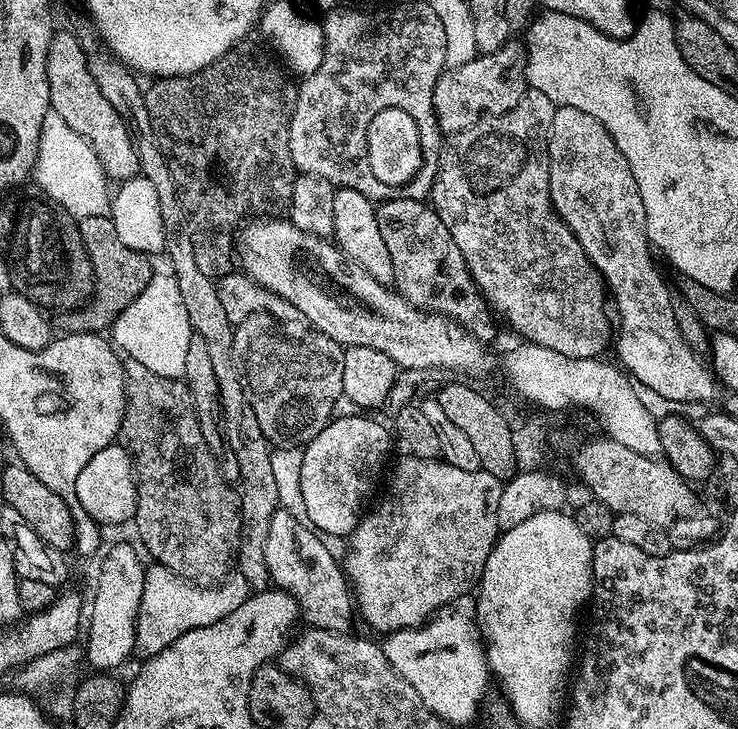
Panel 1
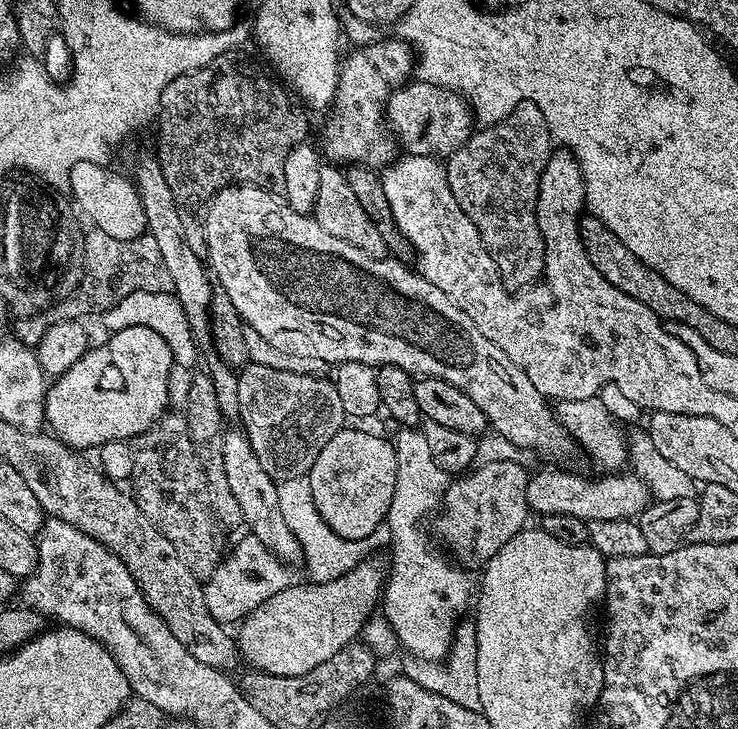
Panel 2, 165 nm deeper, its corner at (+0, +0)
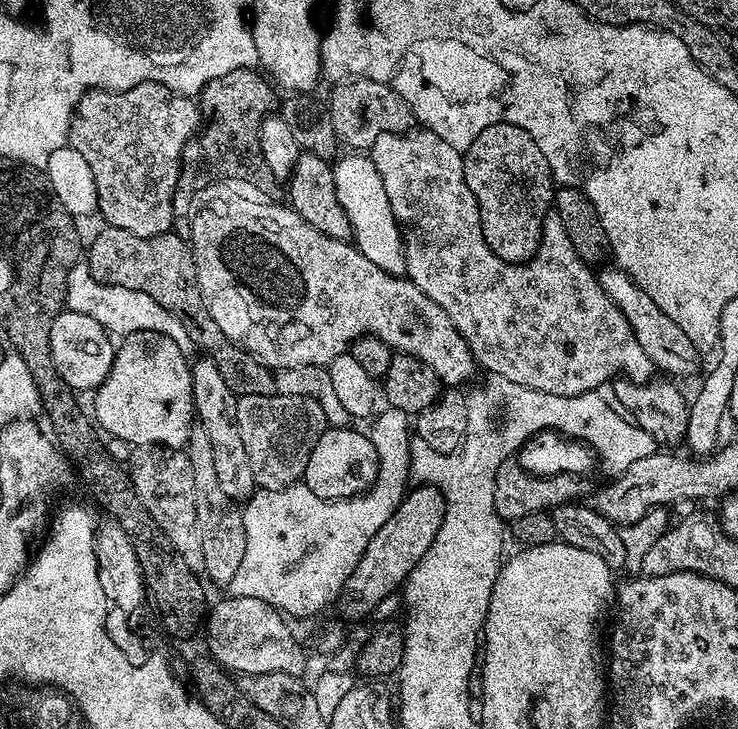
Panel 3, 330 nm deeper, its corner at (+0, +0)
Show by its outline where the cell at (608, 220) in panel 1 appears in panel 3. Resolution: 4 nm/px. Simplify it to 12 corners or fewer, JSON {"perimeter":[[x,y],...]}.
{"perimeter":[[427,130],[370,158],[407,279],[485,373],[577,396],[653,379],[646,350],[544,217],[486,254],[462,153]]}

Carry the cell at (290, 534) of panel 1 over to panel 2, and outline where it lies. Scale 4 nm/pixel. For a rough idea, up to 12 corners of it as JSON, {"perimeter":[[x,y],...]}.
{"perimeter":[[225,427],[220,467],[247,531],[285,565],[300,543],[243,427]]}

